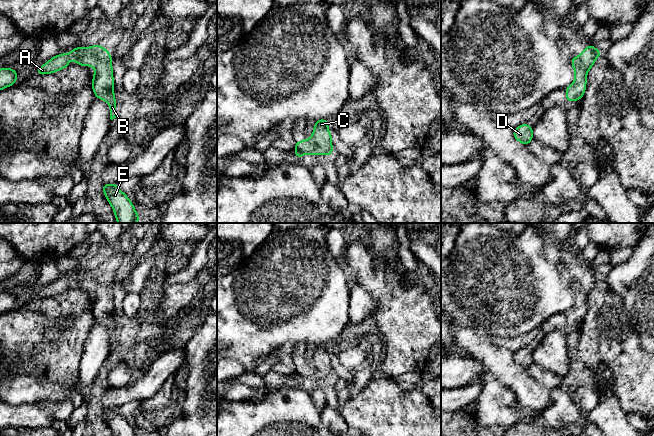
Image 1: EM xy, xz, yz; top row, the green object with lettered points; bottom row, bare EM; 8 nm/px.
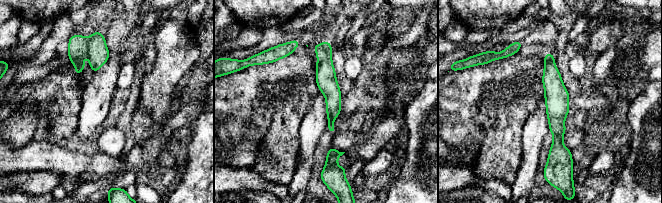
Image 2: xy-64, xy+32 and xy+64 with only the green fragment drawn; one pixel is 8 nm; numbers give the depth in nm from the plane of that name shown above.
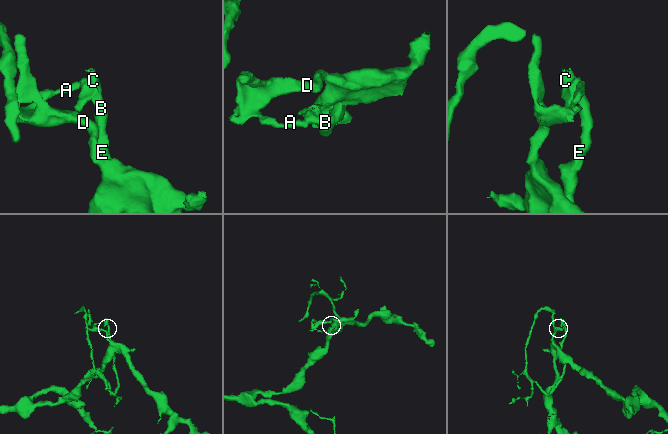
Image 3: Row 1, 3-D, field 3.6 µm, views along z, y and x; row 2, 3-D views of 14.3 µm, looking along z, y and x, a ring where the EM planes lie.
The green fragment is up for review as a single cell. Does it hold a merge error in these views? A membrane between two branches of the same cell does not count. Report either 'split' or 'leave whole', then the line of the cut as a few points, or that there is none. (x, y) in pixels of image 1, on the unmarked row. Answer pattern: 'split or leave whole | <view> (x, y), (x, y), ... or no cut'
split | xy (75, 272), (76, 279), (73, 282)

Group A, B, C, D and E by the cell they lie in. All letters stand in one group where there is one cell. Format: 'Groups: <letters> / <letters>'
Groups: A D / B C E

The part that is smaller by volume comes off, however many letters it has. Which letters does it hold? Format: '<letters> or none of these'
B, C, E

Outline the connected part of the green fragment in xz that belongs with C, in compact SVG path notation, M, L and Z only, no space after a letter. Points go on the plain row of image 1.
M317 344L314 349L312 362L295 366L295 372L302 378L332 380L332 360L328 353L328 344Z

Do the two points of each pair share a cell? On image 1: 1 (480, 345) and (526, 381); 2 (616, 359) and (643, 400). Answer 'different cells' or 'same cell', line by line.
1: same cell
2: same cell

